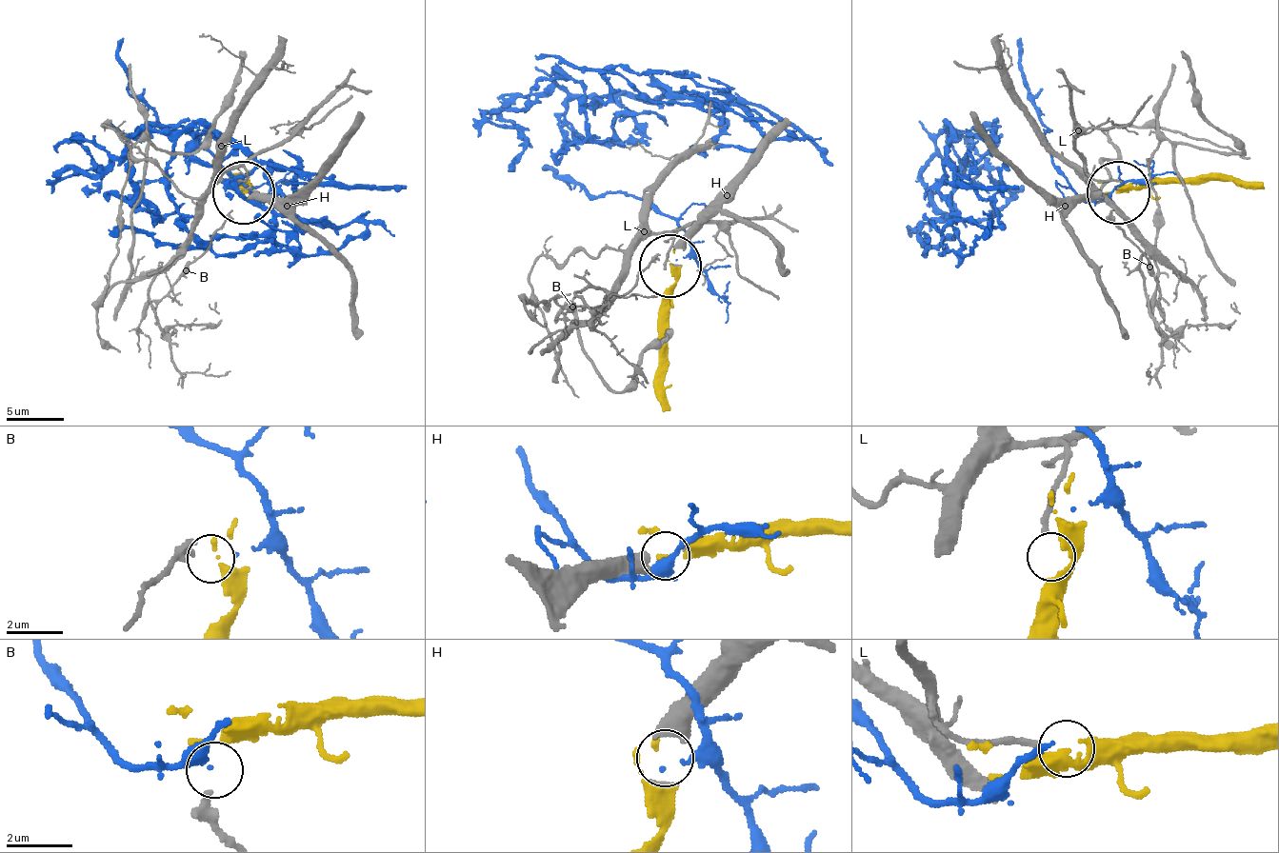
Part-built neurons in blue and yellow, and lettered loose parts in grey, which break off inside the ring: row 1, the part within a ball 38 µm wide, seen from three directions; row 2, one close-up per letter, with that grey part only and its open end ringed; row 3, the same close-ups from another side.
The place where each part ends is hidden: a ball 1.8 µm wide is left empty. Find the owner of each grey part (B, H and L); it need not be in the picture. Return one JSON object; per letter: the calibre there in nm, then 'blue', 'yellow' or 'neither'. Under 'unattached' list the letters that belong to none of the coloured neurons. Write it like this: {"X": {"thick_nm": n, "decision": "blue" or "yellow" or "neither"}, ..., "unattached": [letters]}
{"B": {"thick_nm": 280, "decision": "blue"}, "H": {"thick_nm": 280, "decision": "yellow"}, "L": {"thick_nm": 200, "decision": "neither"}, "unattached": ["L"]}

